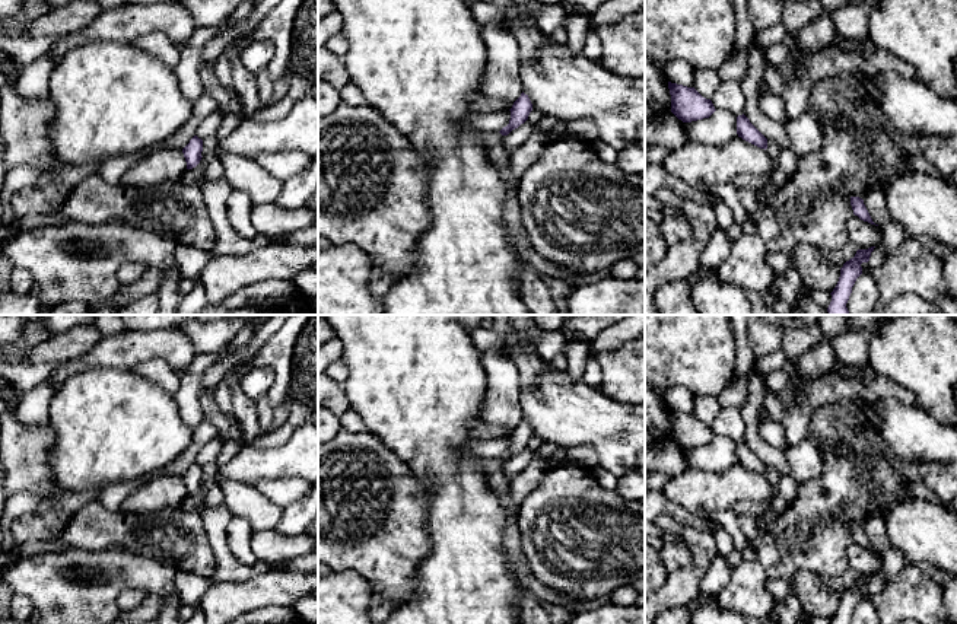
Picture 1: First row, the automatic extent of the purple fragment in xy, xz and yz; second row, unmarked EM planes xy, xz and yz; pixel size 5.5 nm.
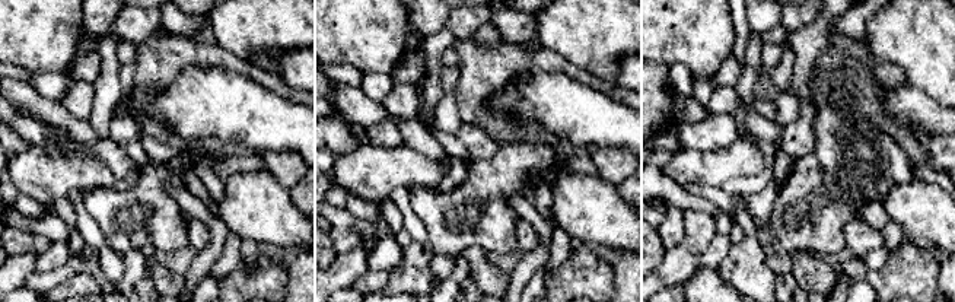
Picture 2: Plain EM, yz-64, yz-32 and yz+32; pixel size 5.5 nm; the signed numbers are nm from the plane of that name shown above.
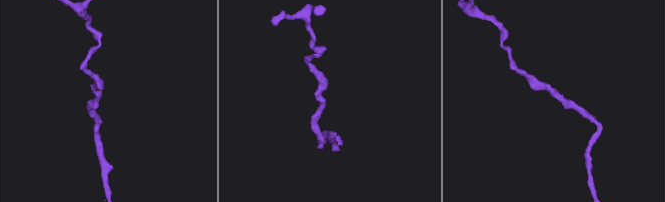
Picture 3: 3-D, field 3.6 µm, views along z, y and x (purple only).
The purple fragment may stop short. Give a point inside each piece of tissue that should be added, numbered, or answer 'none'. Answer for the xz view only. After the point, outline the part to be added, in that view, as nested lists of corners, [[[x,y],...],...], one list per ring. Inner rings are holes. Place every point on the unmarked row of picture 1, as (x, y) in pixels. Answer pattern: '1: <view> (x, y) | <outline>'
none

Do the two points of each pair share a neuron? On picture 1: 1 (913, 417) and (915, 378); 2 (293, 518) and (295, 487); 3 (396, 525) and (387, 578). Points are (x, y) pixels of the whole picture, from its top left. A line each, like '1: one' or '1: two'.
1: two
2: two
3: one

